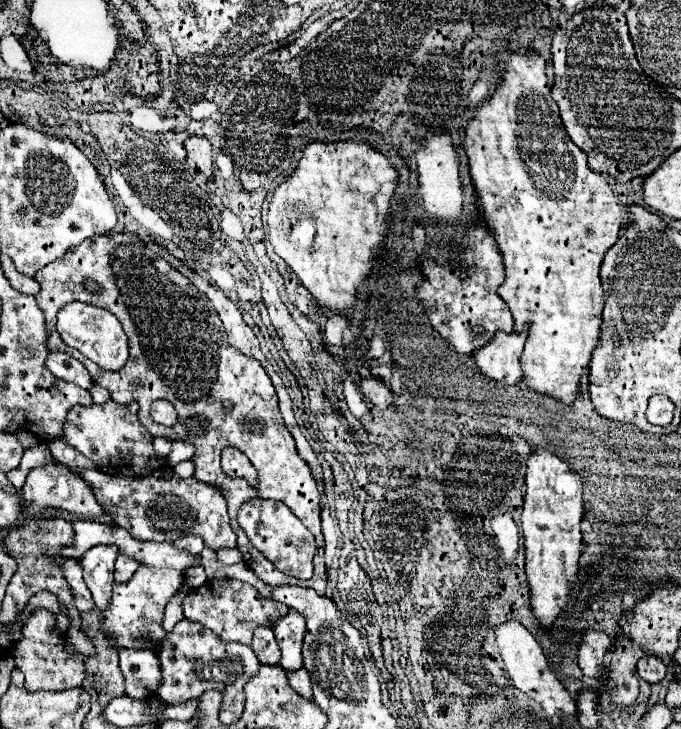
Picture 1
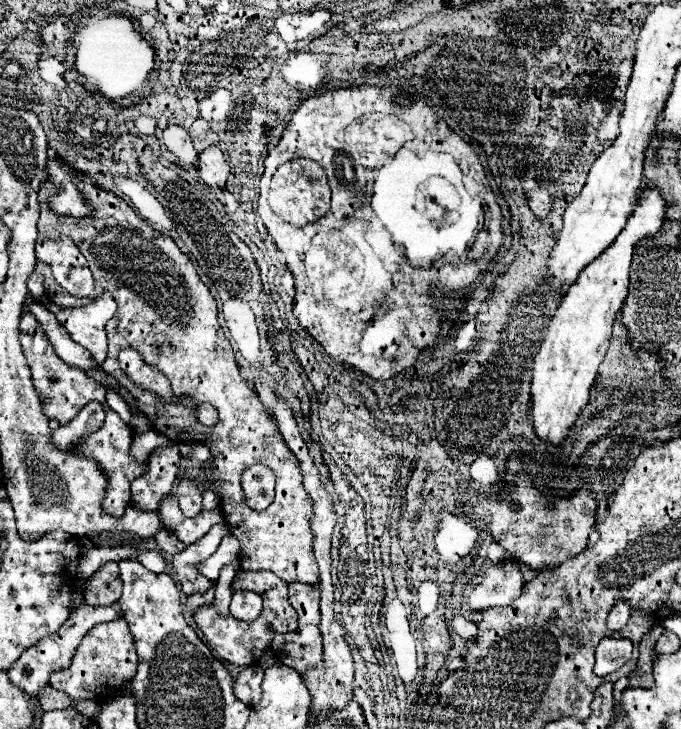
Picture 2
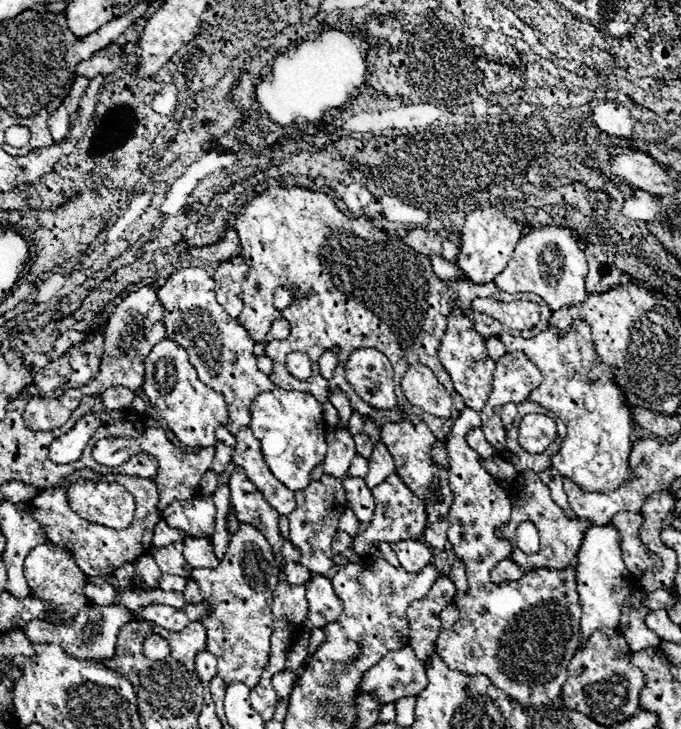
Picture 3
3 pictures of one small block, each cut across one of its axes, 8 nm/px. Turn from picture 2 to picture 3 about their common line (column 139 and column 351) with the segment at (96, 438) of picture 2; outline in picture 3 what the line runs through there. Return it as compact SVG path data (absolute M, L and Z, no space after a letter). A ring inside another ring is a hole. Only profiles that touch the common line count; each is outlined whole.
M356 456L354 462L350 464L350 470L348 470L348 478L352 476L358 476L358 478L364 478L368 474L368 460L364 460L362 456Z

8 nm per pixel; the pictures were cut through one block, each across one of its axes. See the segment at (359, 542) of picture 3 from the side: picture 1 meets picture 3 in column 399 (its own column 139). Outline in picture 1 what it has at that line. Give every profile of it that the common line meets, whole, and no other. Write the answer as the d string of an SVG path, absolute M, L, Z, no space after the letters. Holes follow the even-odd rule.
M78 470L78 474L94 488L96 498L116 524L142 542L174 542L184 534L204 538L212 550L236 548L236 534L230 528L226 500L216 486L204 484L196 478L176 478L166 470L154 470L136 478L112 478L98 470ZM130 500L130 508L120 508Z

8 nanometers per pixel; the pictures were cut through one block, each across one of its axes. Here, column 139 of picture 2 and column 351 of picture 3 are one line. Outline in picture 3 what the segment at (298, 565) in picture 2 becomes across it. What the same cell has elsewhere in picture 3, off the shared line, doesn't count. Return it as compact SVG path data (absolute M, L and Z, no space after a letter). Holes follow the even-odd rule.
M276 186L268 188L262 194L250 198L242 208L236 210L234 226L242 246L242 258L250 266L246 282L242 284L240 298L244 302L244 310L238 316L242 326L250 330L250 336L256 342L264 342L266 334L274 320L284 318L290 324L290 336L286 340L272 340L266 342L266 356L274 360L274 368L270 380L278 388L310 392L318 402L326 402L328 388L340 386L354 410L358 410L364 418L372 416L380 426L386 422L394 422L400 418L400 410L368 410L368 404L354 394L352 386L344 376L344 364L352 350L358 346L374 346L382 350L392 366L394 378L402 380L404 372L412 364L426 364L434 370L440 384L452 394L452 416L438 418L424 412L418 406L412 406L402 388L398 386L396 398L398 404L404 406L414 416L420 416L432 430L432 434L444 440L452 428L454 416L458 416L466 406L462 398L456 394L450 374L442 368L438 358L440 340L446 332L446 322L452 312L452 306L458 306L464 316L468 316L476 330L484 338L498 338L498 334L518 334L498 320L486 318L482 314L474 314L470 310L470 302L480 296L490 296L496 300L516 300L516 294L502 292L494 286L494 282L486 286L478 286L470 280L456 280L444 282L440 280L432 264L426 256L418 254L410 246L402 242L402 238L392 236L366 216L346 216L334 202L332 196L300 186ZM340 276L340 284L338 284ZM296 284L300 288L296 300L286 310L276 310L272 304L272 294L278 286ZM334 348L338 356L338 364L334 368L332 380L324 380L318 366L312 366L312 376L306 380L296 380L286 370L286 356L290 352L306 352L312 364L318 364L318 358L328 350Z

